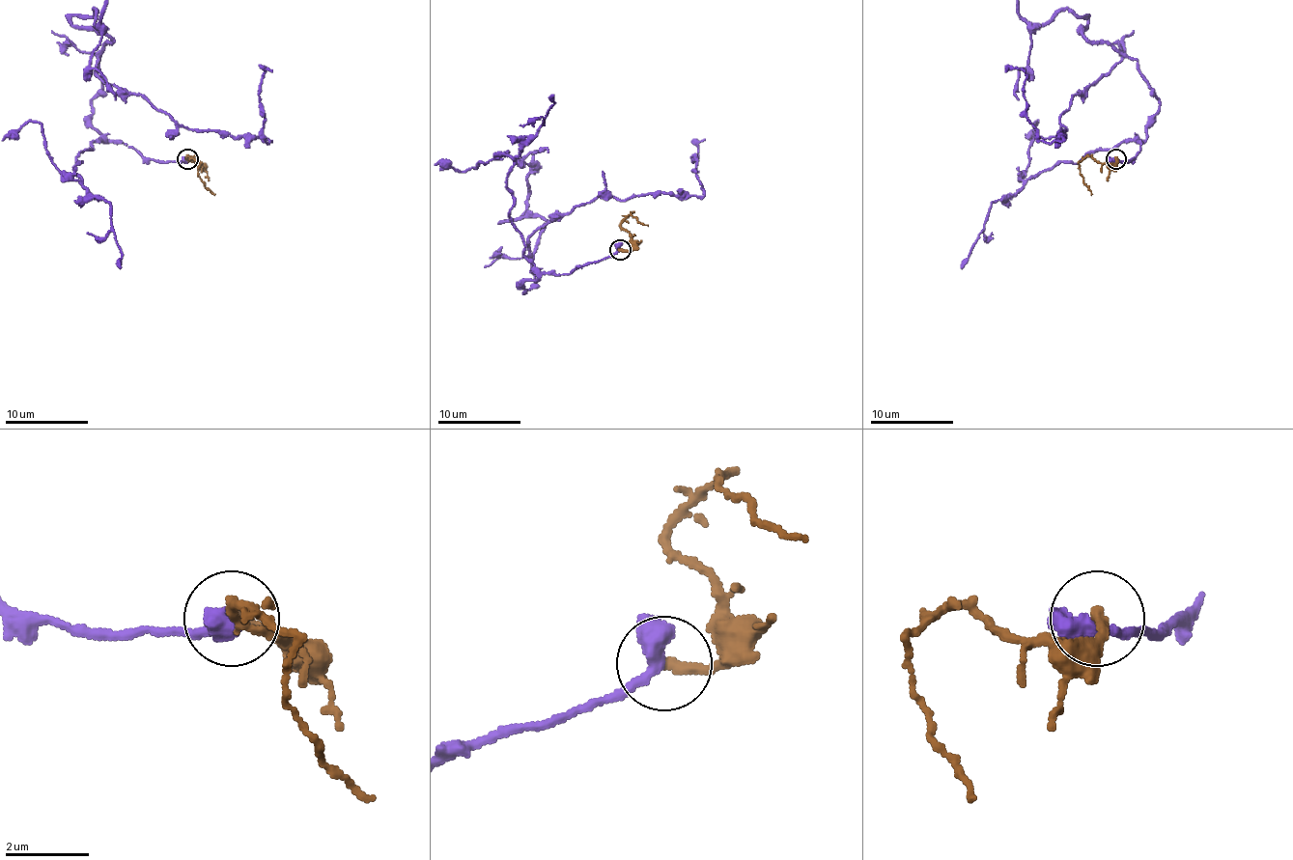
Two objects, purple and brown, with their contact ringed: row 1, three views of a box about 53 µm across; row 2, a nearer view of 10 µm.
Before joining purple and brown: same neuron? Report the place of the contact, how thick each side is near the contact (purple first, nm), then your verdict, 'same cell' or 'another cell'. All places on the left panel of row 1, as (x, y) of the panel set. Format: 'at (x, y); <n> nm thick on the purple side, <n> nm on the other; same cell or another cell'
at (187, 158); 550 nm thick on the purple side, 300 nm on the other; another cell

